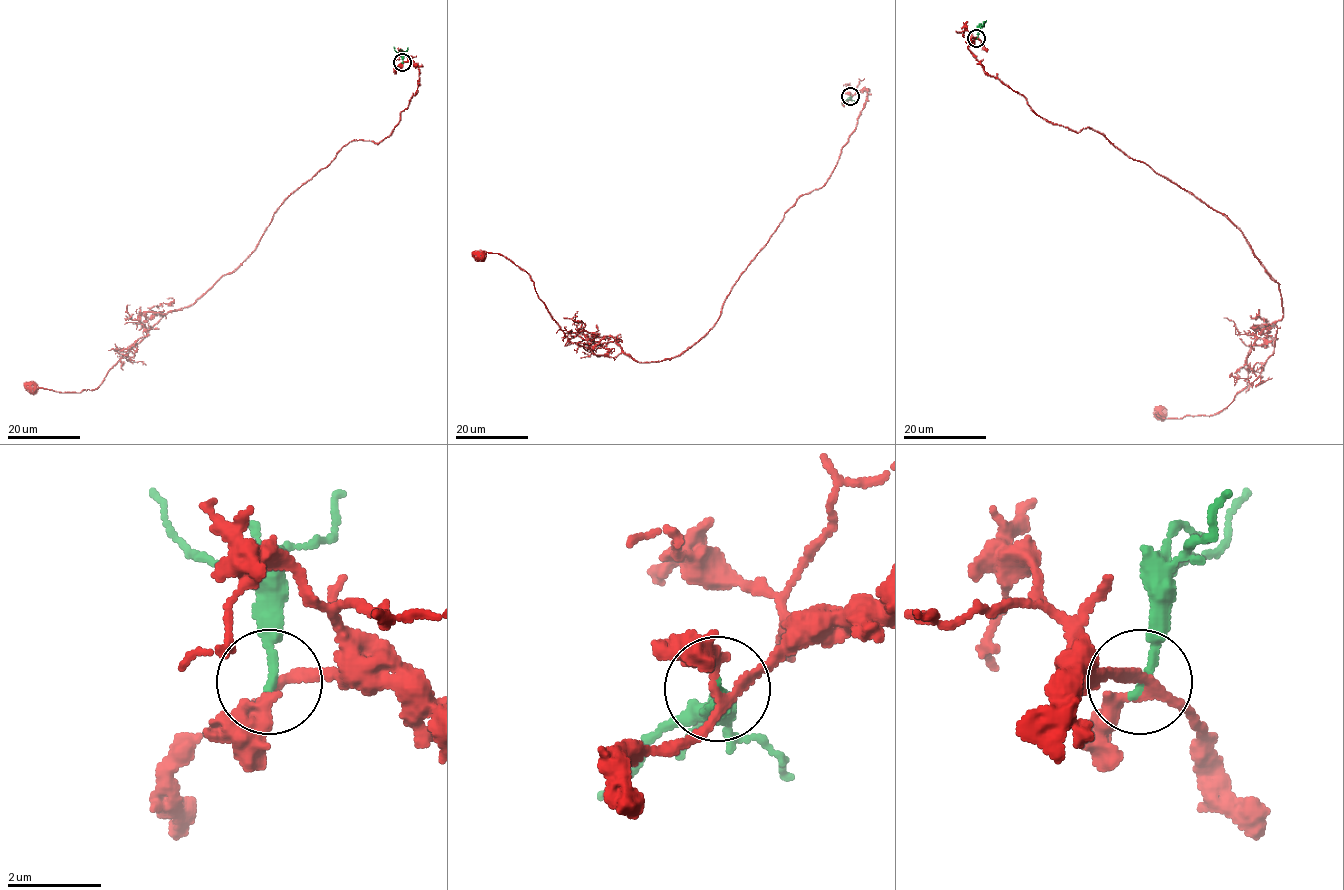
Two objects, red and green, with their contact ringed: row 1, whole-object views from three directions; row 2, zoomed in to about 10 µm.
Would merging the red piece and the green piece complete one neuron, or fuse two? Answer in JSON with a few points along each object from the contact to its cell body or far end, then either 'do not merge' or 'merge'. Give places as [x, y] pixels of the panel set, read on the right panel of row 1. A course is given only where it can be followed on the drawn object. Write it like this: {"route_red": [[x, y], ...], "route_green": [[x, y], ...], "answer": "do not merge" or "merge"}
{"route_red": [[977, 38], [981, 65], [1038, 115], [1102, 133], [1223, 213], [1277, 282], [1260, 375], [1213, 415], [1160, 412]], "route_green": [[977, 38], [986, 20]], "answer": "do not merge"}

